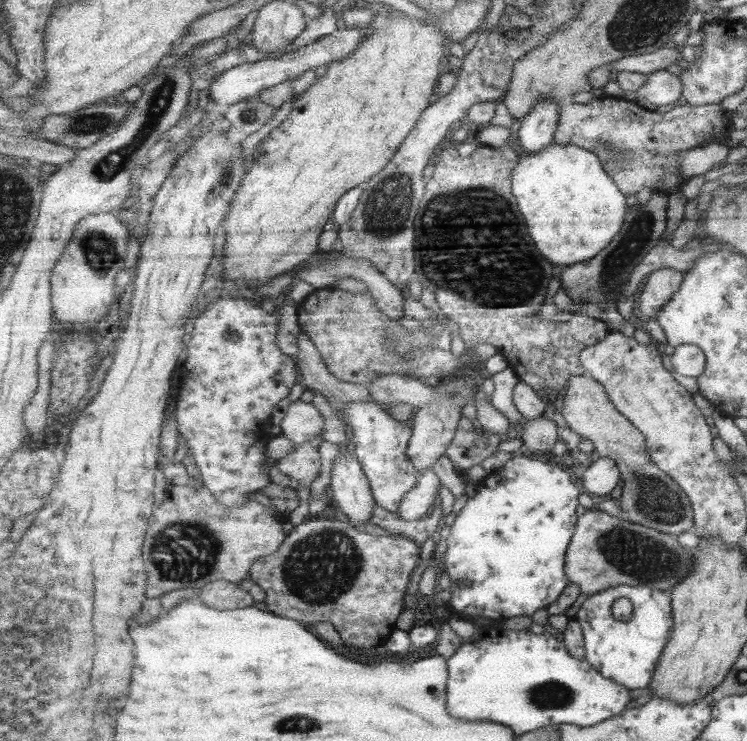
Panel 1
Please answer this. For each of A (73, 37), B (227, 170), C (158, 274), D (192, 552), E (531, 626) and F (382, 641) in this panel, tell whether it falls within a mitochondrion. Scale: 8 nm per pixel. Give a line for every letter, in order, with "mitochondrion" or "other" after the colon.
A: other
B: mitochondrion
C: other
D: mitochondrion
E: other
F: other

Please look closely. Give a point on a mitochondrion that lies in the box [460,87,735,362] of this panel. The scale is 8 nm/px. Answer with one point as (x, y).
(612, 270)

